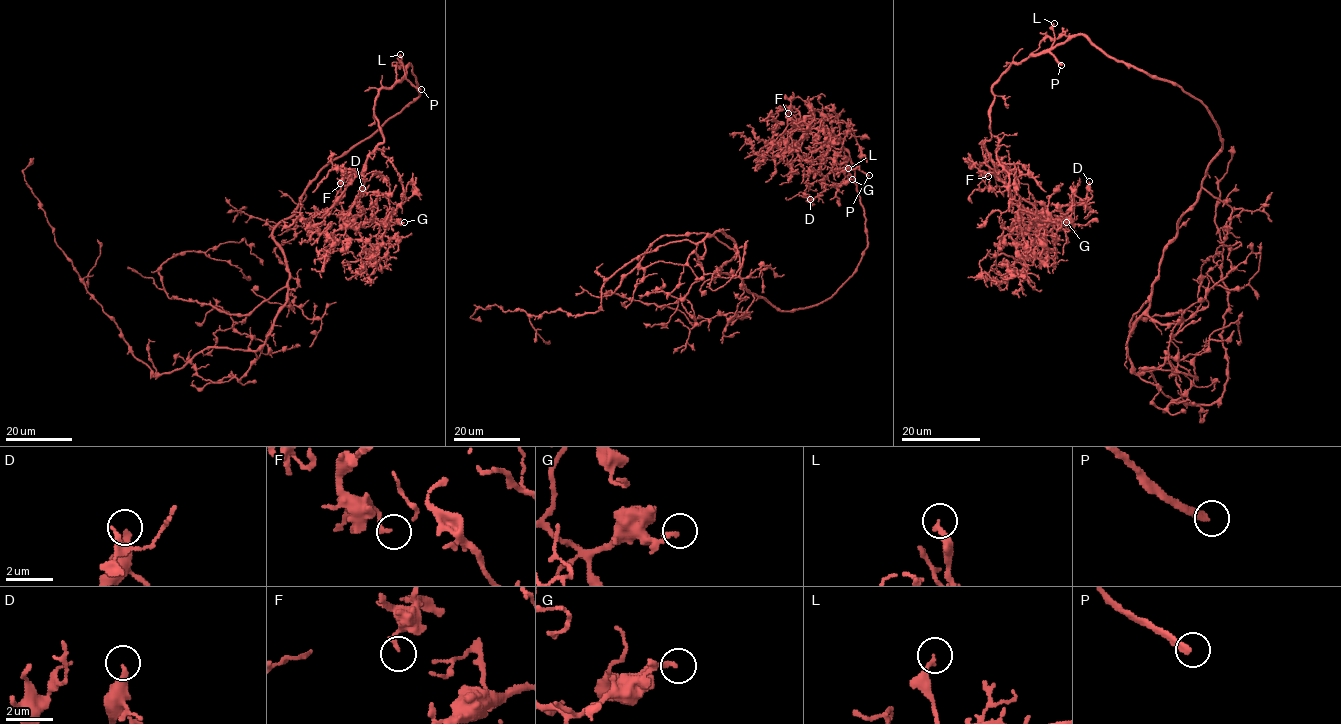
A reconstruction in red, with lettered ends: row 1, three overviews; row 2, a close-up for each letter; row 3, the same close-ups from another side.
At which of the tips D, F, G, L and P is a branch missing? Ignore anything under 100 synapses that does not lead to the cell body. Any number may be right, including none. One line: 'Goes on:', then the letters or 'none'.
Goes on: P

